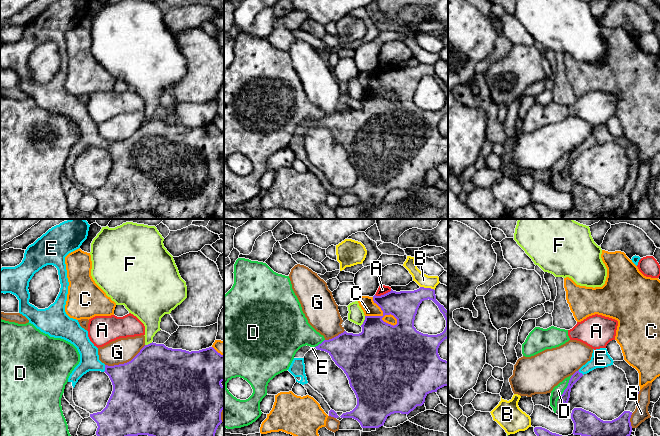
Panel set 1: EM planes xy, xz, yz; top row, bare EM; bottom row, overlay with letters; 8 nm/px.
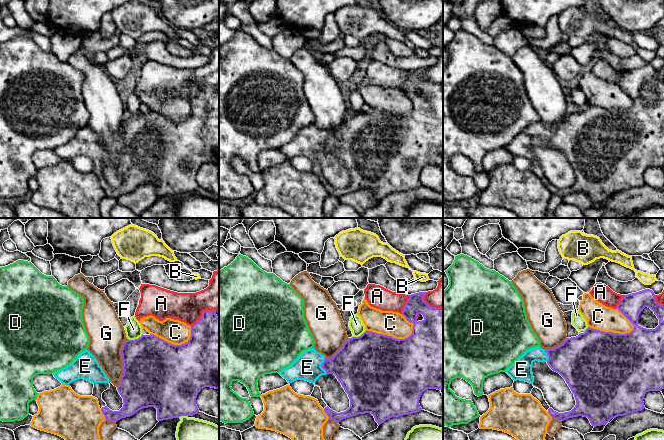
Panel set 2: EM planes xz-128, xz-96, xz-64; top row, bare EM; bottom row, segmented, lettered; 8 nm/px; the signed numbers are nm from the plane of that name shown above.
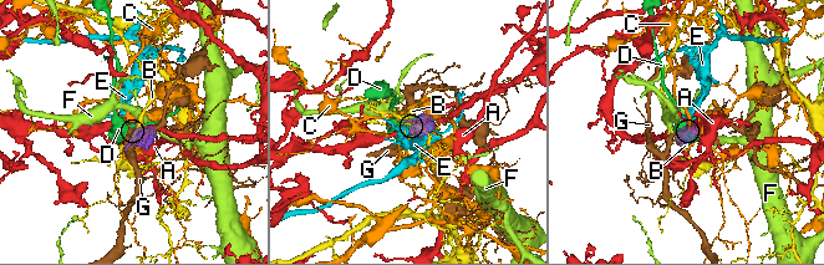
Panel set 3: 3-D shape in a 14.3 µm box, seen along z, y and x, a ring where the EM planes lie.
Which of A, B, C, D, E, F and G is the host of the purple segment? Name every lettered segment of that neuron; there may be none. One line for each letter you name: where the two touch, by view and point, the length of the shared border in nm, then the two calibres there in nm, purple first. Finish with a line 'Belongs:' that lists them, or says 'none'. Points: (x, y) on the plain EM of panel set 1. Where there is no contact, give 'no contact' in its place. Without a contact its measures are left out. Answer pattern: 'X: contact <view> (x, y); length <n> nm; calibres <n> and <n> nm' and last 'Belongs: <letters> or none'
E: contact xy (105, 144); length 60 nm; calibres 320 and 160 nm
Belongs: E

